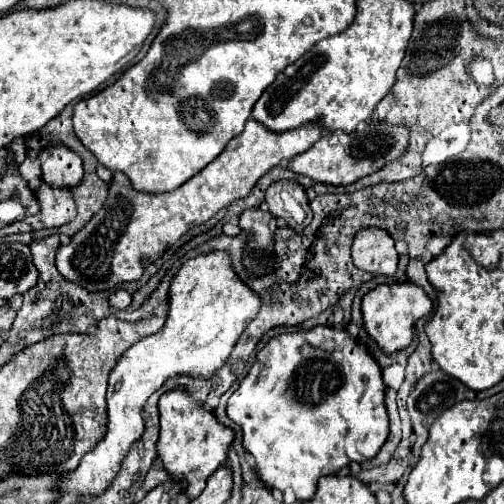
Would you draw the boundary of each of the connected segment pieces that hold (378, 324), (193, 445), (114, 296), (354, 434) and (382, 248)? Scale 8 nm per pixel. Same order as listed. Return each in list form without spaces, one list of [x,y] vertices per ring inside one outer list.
[[[393,283],[393,285],[379,285],[371,289],[361,303],[363,311],[363,329],[367,335],[389,355],[395,351],[401,351],[411,345],[413,341],[413,323],[421,317],[425,317],[433,309],[431,299],[411,283]]]
[[[185,389],[167,391],[159,399],[159,441],[157,441],[157,459],[173,481],[183,481],[183,495],[195,499],[205,489],[207,477],[223,465],[227,459],[227,449],[233,441],[233,431],[219,425],[215,415],[201,405],[195,405],[187,397]]]
[[[117,289],[117,291],[113,291],[113,293],[111,293],[109,303],[111,303],[111,307],[125,309],[125,307],[129,307],[129,303],[131,303],[131,293],[129,293],[129,291],[125,291],[125,289]]]
[[[317,325],[311,331],[277,335],[259,351],[253,367],[249,369],[245,379],[239,383],[237,391],[227,401],[227,417],[241,427],[241,431],[243,431],[243,447],[255,457],[255,473],[257,473],[257,479],[263,483],[263,487],[269,489],[269,491],[281,491],[283,495],[291,493],[293,499],[297,499],[297,501],[309,501],[317,491],[319,477],[333,475],[333,473],[341,471],[343,467],[347,467],[353,461],[361,463],[361,461],[367,461],[367,459],[371,459],[371,457],[375,457],[379,453],[381,445],[387,441],[387,435],[389,435],[389,421],[387,421],[387,413],[385,413],[383,395],[385,395],[385,385],[383,385],[383,379],[381,379],[381,367],[369,355],[369,351],[365,347],[359,347],[347,335],[347,331],[343,331],[343,329],[337,331],[333,327]]]
[[[361,229],[351,247],[351,257],[357,269],[371,275],[395,275],[397,271],[397,251],[395,241],[385,229]]]

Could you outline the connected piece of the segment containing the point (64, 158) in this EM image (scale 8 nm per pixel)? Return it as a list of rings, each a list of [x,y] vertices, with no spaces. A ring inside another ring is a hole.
[[[49,145],[39,153],[41,179],[55,187],[75,187],[83,177],[81,157],[65,145]]]

